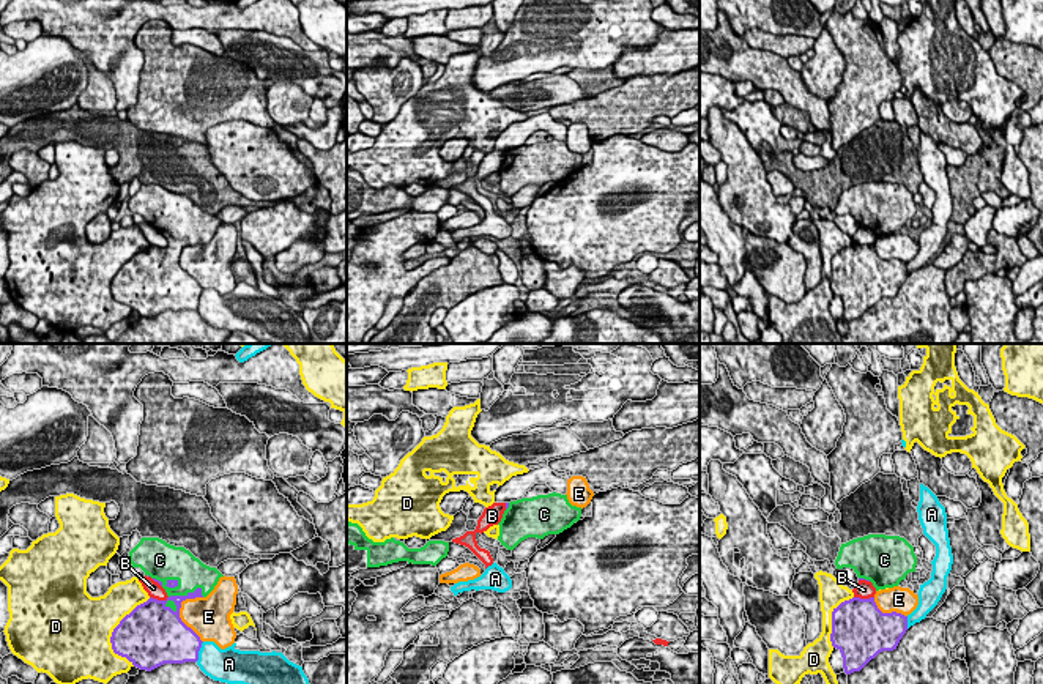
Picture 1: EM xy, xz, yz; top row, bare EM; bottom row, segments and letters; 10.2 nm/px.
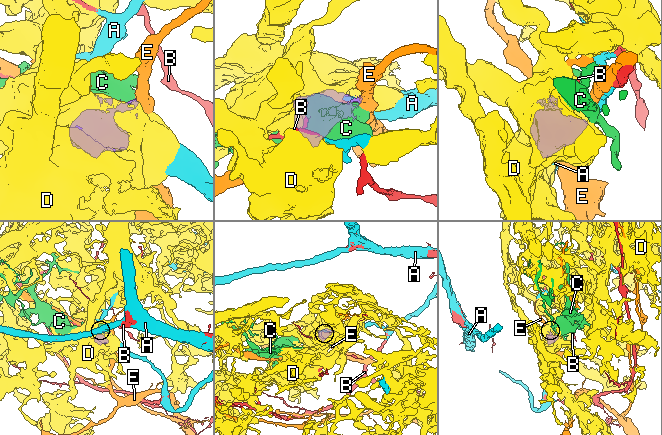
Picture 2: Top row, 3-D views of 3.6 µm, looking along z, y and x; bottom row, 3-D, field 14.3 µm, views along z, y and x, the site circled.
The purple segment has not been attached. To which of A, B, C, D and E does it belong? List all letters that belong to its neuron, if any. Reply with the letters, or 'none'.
C

